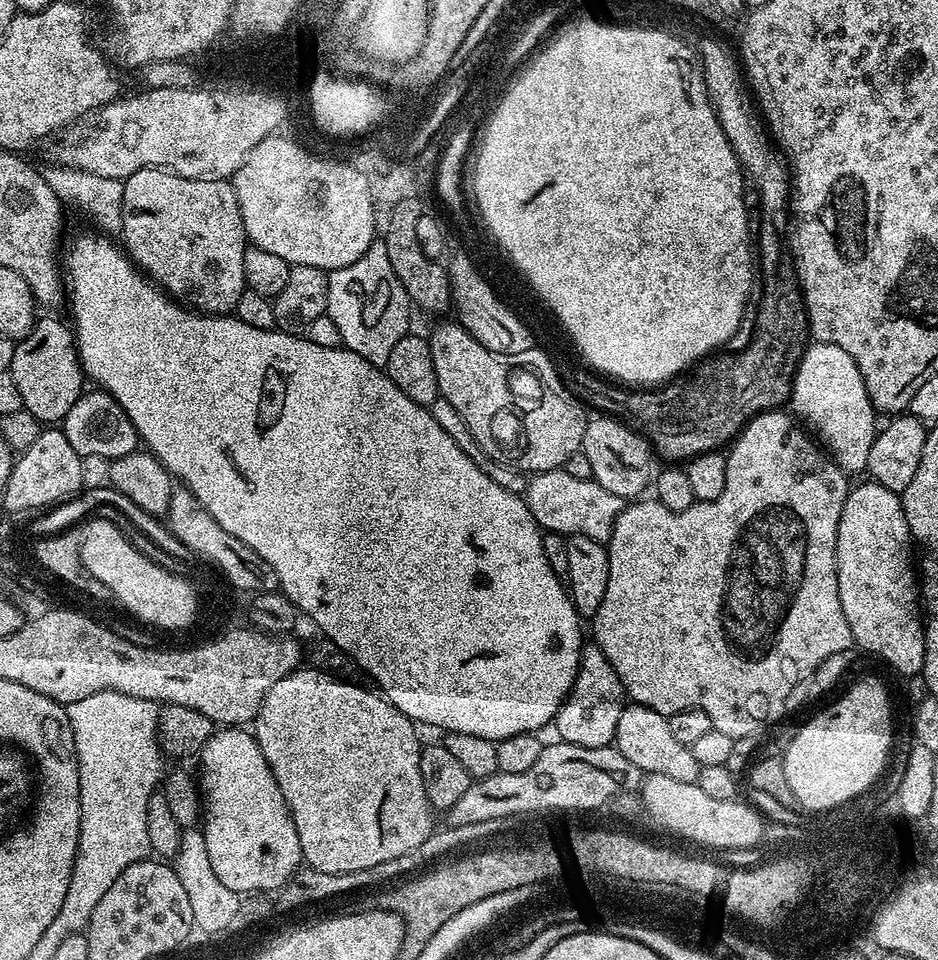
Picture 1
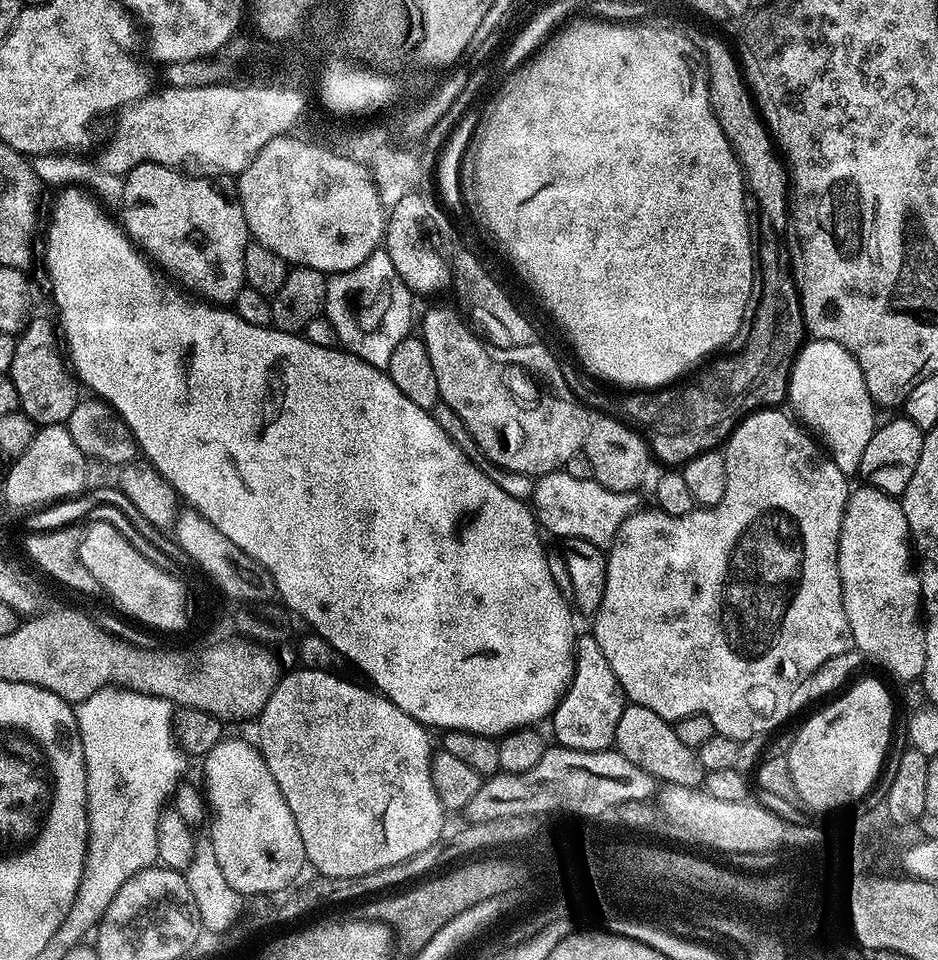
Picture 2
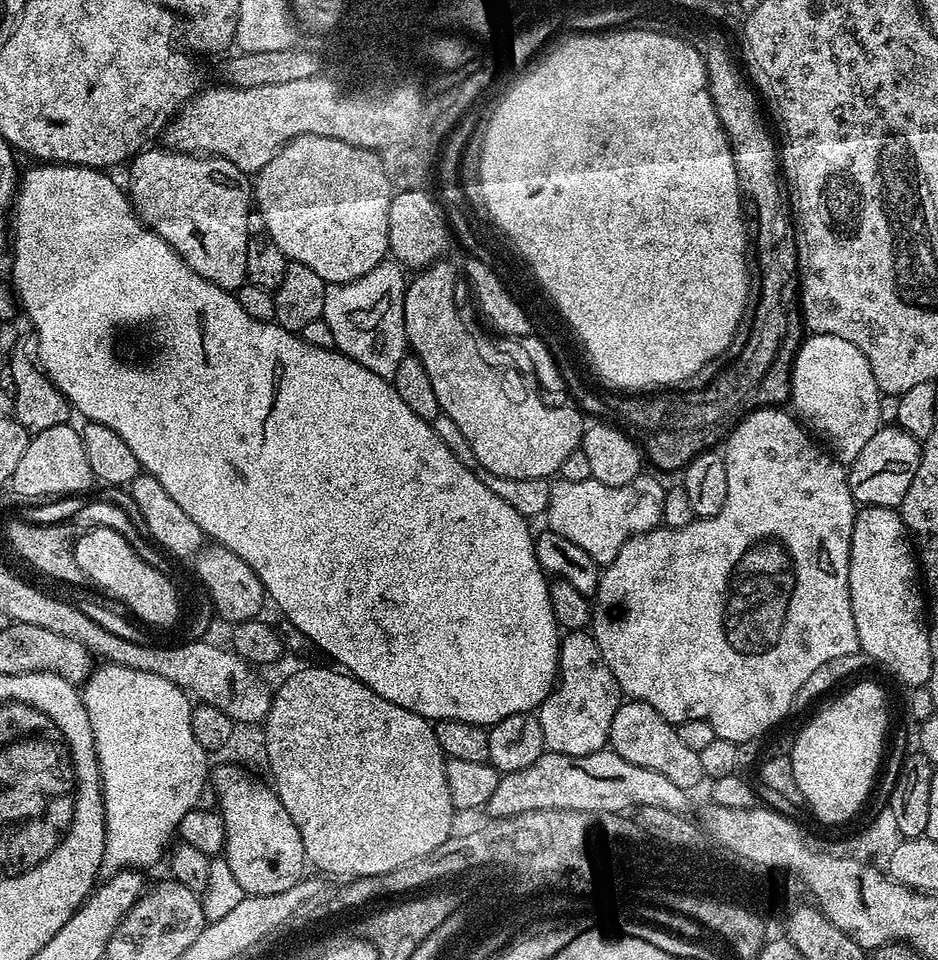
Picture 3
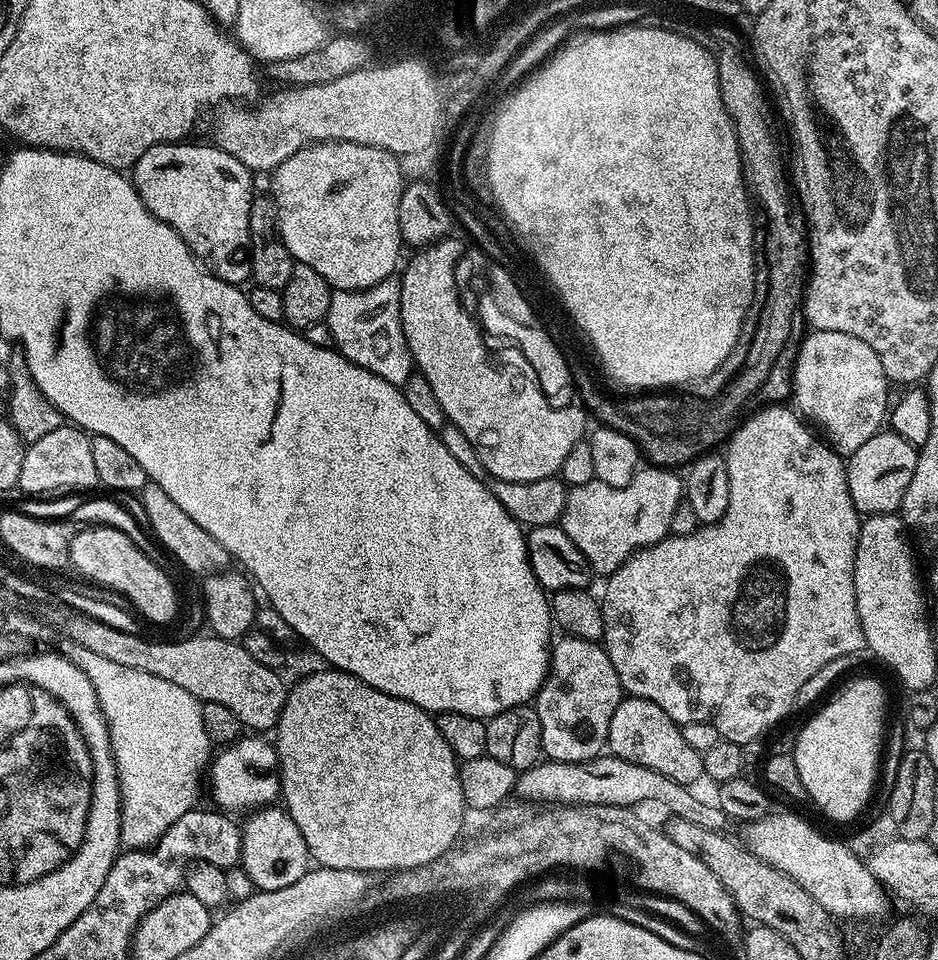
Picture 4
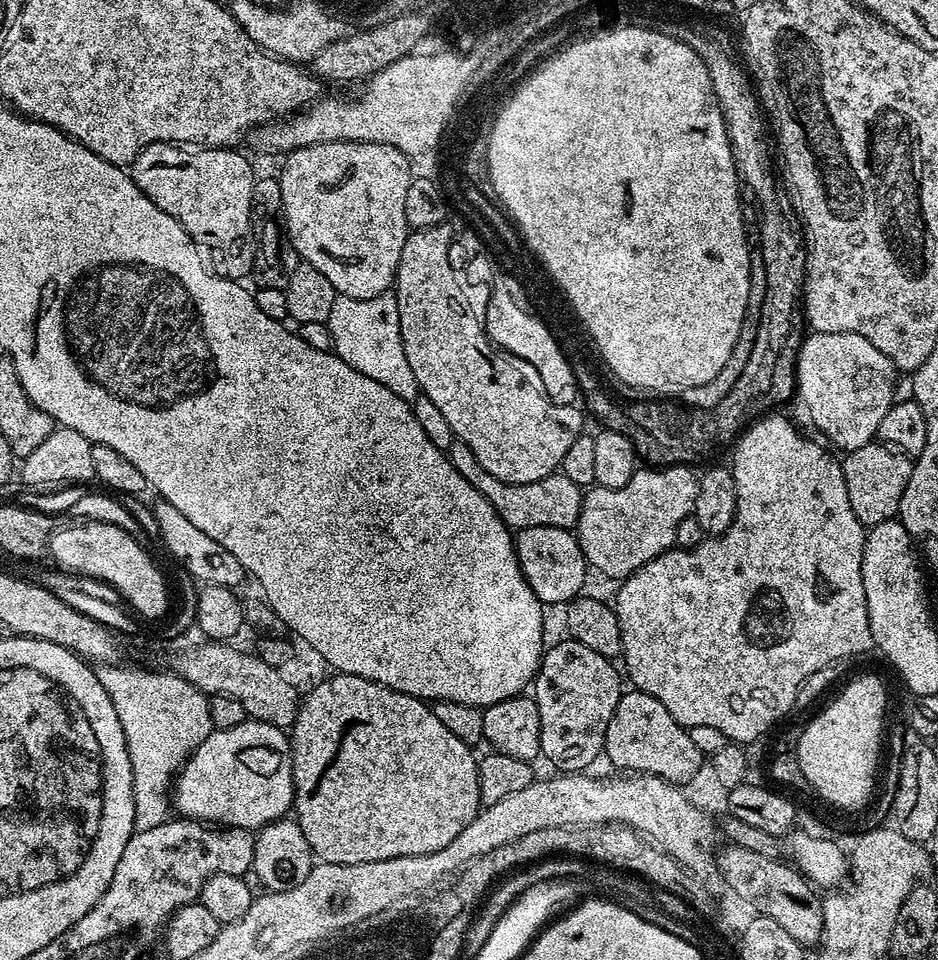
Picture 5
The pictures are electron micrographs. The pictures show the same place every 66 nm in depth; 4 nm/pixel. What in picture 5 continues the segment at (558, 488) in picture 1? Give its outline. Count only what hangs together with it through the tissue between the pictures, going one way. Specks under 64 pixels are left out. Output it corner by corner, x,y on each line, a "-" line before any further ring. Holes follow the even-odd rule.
674,464
671,466
641,467
621,488
602,488
592,486
583,493
580,502
580,516
576,519
574,535
580,544
580,549
589,569
609,576
613,582
619,582
624,577
634,574
646,562
658,558
663,552
669,551
675,545
678,525
682,518
693,515
694,502
698,494
697,473
691,467

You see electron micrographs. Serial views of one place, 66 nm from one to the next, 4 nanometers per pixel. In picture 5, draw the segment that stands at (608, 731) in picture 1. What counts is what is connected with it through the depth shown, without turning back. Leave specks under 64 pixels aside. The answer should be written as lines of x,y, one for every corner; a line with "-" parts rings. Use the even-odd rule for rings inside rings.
563,638
556,645
549,647
544,653
544,657
540,659
540,669
536,672
536,678
534,681
534,699
536,705
538,706
538,718
542,722
542,742
540,743
540,756
543,759
548,759
550,763
553,764
553,769
559,770
564,774
580,774
588,768
596,759
601,759
602,753
604,751
604,739
606,738
606,726
610,726
610,718
614,718
614,706
618,706
620,697
622,695
622,687
620,688
620,676
622,680
622,672
619,667
616,668
611,659
602,654
598,654
598,650
590,650
590,646
582,646
582,642
573,640
571,638

